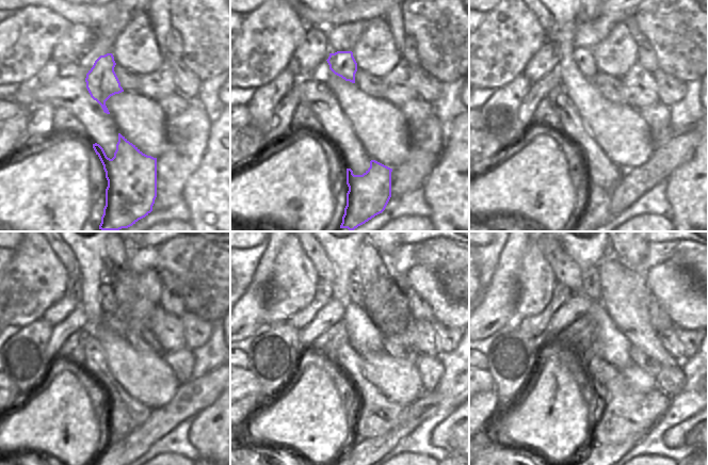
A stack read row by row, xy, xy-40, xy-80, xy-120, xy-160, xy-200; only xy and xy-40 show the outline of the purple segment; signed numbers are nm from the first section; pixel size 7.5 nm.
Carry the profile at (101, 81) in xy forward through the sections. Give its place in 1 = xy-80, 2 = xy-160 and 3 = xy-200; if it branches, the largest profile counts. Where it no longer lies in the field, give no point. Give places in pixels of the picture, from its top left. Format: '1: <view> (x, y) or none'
1: xy-80 (583, 57)
2: xy-160 (354, 282)
3: xy-200 (591, 288)

